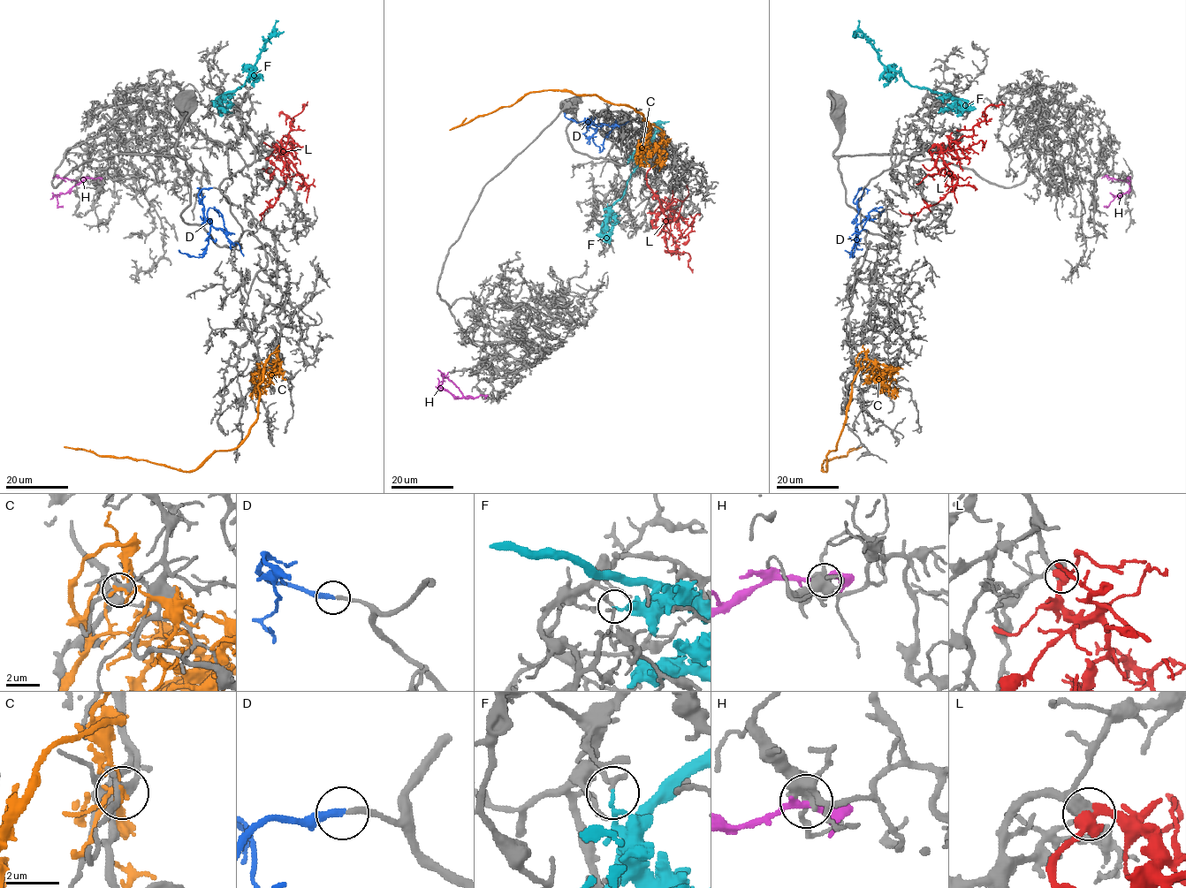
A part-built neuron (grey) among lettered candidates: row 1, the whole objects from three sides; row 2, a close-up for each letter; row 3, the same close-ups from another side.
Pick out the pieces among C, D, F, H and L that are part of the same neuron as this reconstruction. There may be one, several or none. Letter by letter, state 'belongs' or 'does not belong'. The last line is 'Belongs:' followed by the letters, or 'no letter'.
C: does not belong
D: belongs
F: does not belong
H: does not belong
L: belongs
Belongs: D, L

